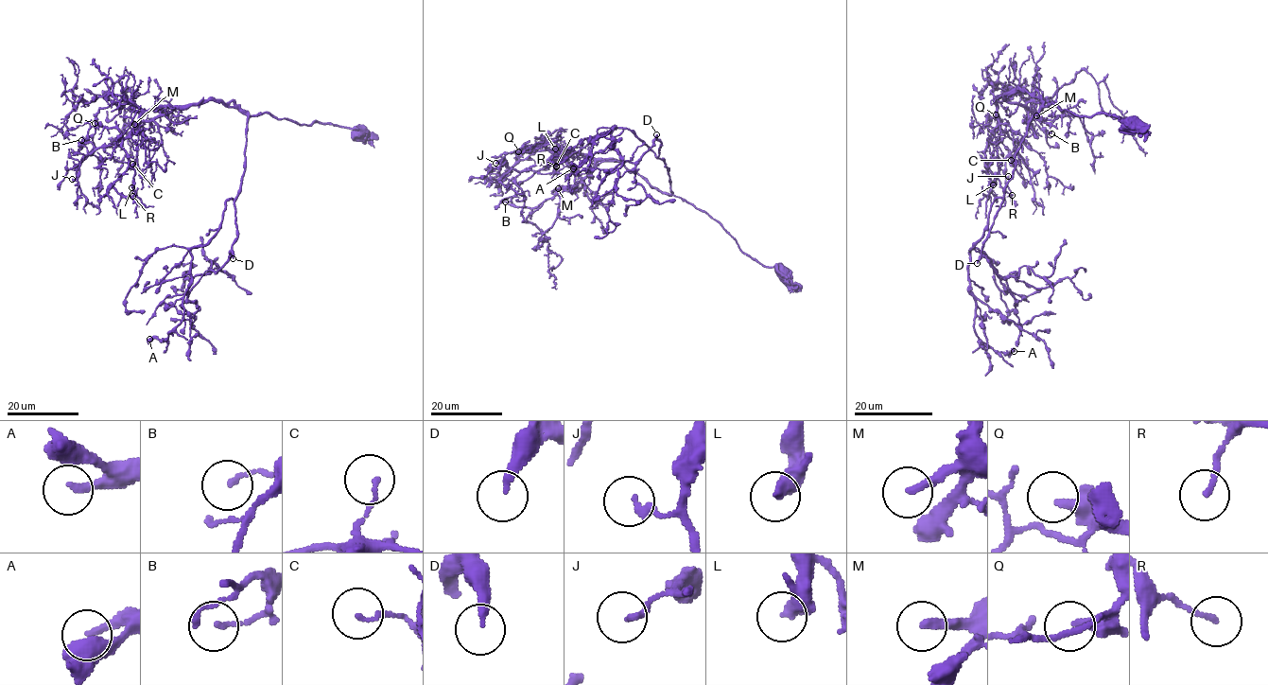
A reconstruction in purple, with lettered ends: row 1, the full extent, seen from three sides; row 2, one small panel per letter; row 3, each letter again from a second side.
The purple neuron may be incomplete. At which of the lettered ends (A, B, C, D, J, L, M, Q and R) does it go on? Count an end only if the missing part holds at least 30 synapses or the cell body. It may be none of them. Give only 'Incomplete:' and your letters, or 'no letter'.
Incomplete: D, M

